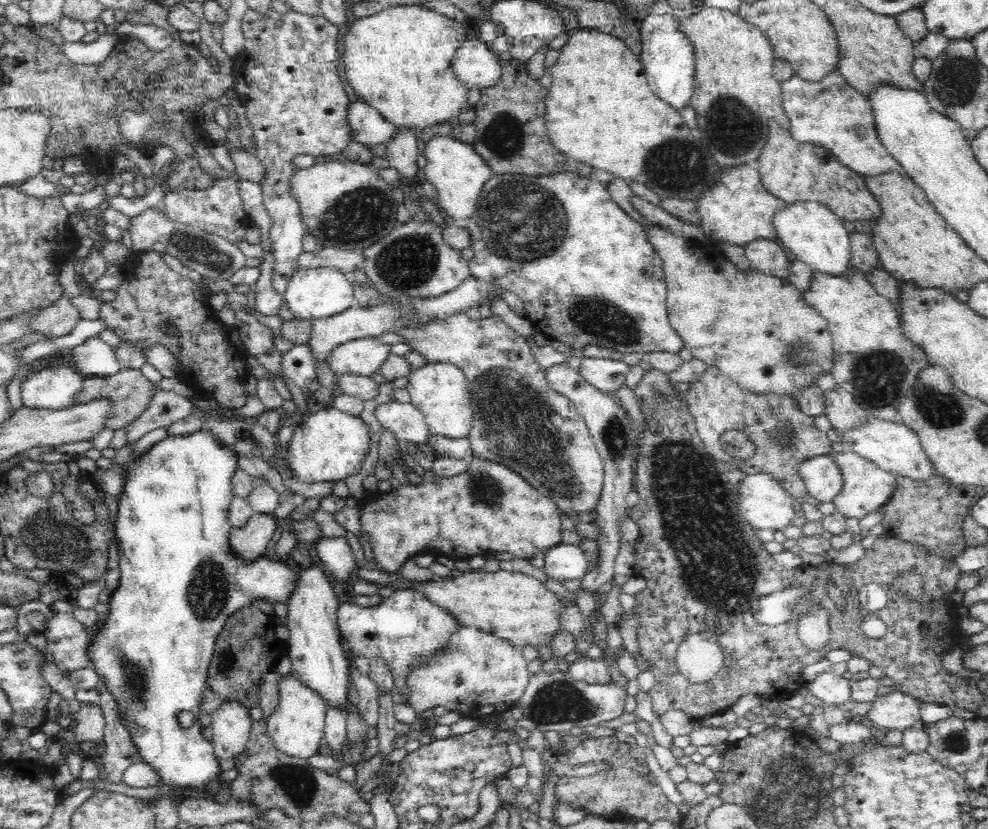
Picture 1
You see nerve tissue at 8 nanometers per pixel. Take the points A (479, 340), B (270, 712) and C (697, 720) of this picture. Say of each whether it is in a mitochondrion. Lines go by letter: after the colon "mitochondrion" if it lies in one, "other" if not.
A: other
B: other
C: other

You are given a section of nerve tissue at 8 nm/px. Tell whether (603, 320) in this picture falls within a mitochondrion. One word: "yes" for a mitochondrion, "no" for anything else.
yes

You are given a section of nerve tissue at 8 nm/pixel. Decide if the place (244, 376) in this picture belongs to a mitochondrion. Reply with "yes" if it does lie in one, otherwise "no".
no

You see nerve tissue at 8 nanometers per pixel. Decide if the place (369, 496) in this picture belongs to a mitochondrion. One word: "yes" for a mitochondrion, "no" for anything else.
no

